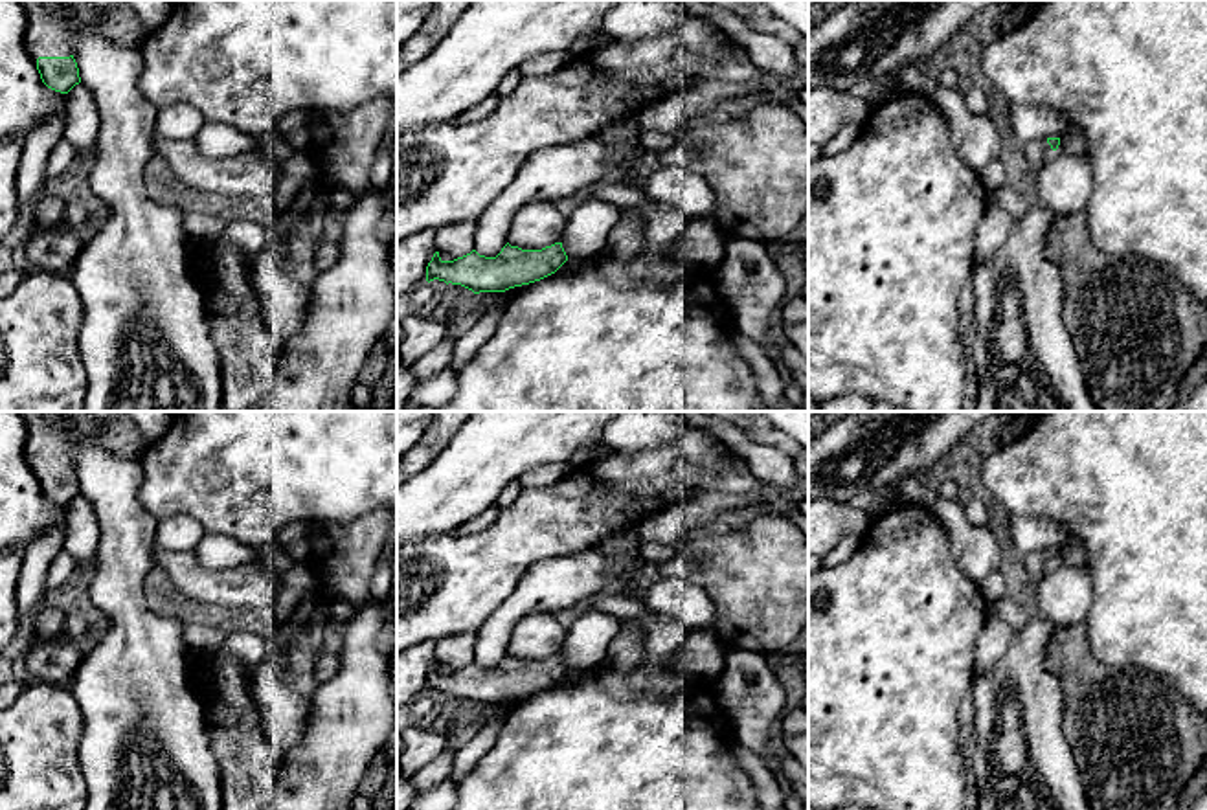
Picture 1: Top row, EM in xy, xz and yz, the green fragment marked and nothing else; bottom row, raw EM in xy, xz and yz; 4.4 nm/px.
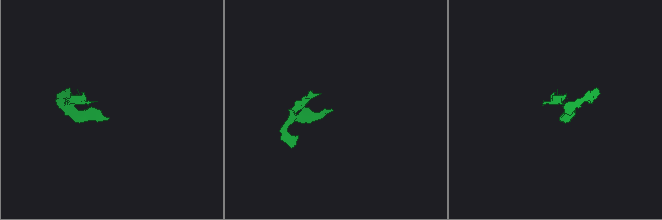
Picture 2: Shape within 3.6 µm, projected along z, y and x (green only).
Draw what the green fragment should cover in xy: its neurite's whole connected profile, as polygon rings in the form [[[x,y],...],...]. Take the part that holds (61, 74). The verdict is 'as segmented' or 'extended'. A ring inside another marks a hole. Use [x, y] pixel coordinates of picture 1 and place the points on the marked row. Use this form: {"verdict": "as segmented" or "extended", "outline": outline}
{"verdict": "extended", "outline": [[[17,0],[26,13],[24,48],[37,62],[42,83],[68,94],[81,83],[73,59],[72,33],[85,20],[121,48],[140,48],[145,29],[127,4],[118,4],[105,13],[94,13],[85,0]]]}

